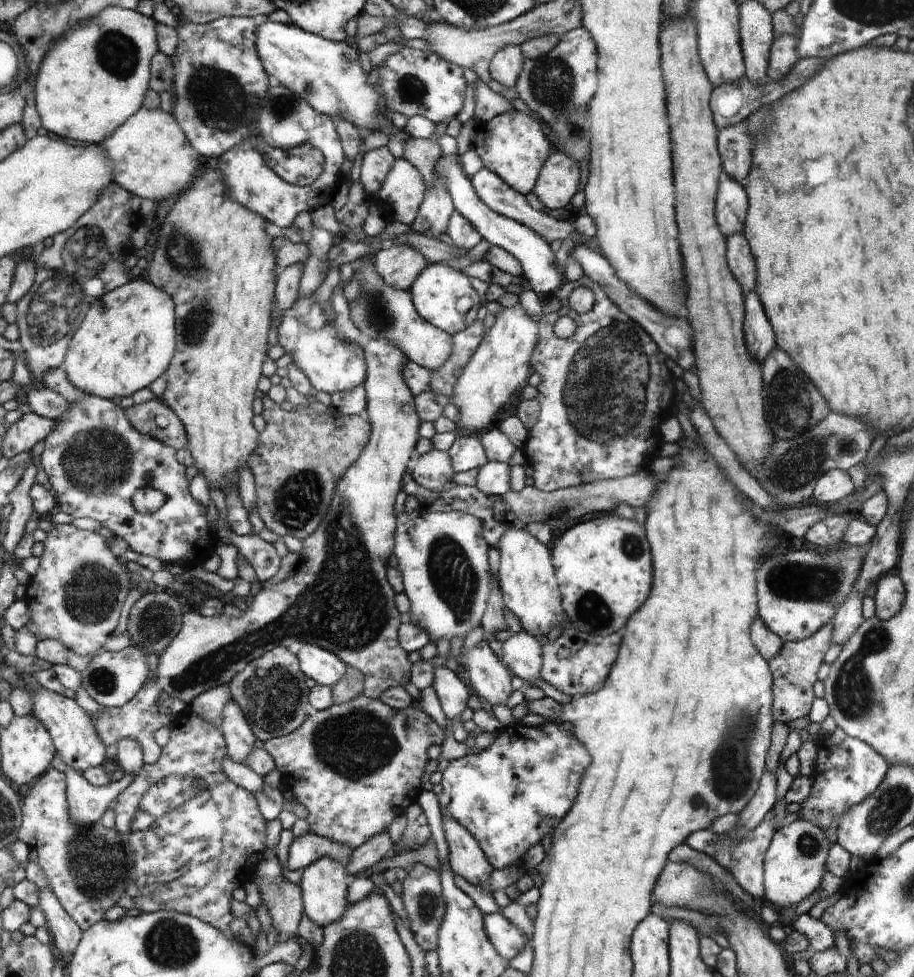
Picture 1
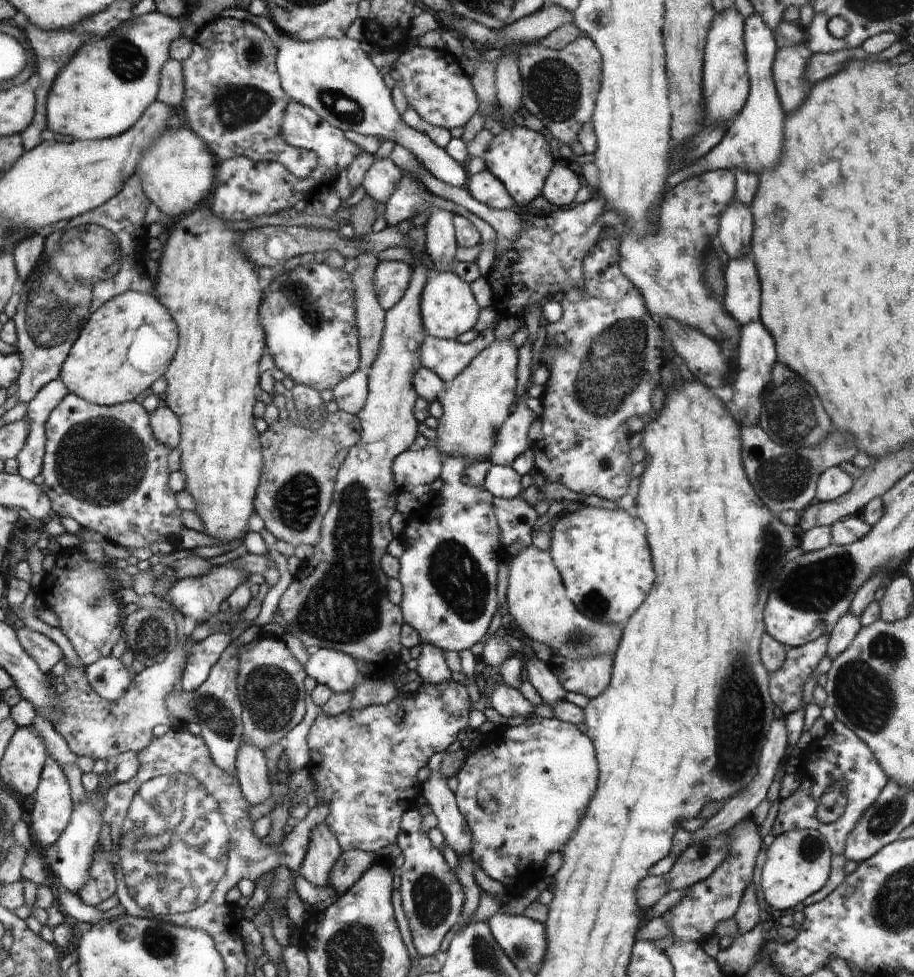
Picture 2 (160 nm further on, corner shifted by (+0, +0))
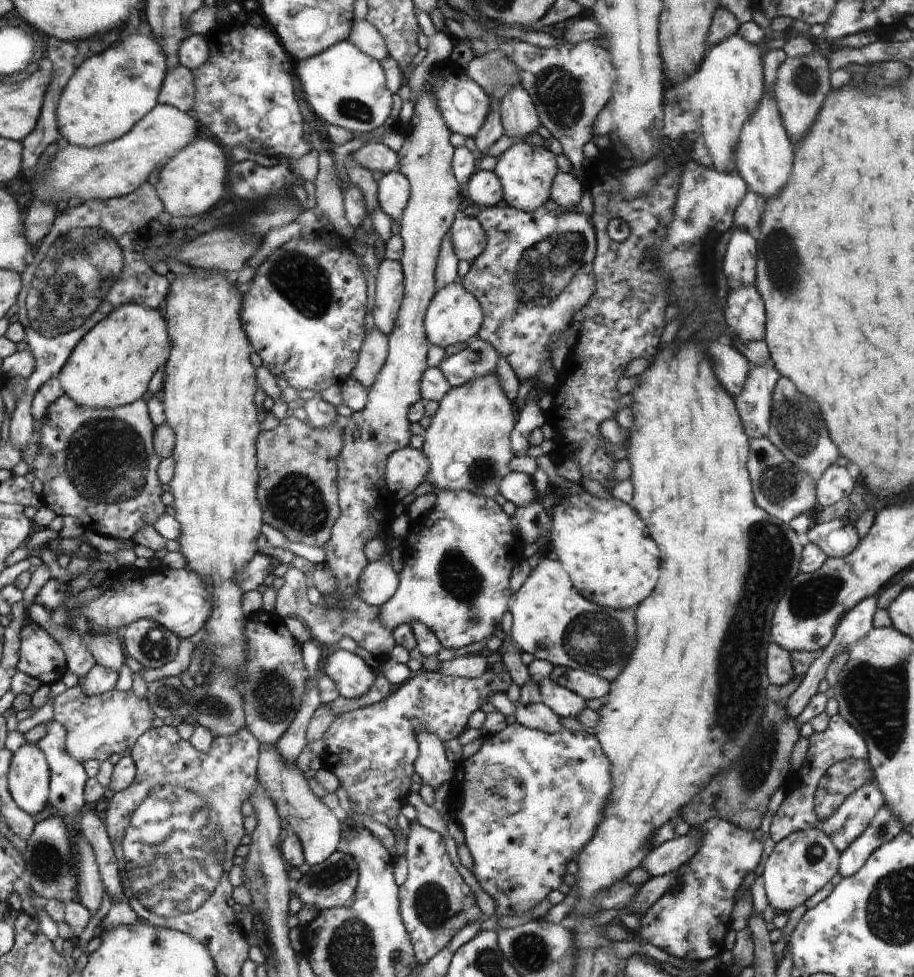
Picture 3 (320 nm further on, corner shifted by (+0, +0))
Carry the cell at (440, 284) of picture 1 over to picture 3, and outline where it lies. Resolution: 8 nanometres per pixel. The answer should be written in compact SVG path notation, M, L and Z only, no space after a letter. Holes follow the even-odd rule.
M455 283L437 290L425 314L425 333L429 337L430 345L444 349L468 342L472 336L476 336L478 330L481 330L482 324L484 311L480 308L480 303L464 286Z

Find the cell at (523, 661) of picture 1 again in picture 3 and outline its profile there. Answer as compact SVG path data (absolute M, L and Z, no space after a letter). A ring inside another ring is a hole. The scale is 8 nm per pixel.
M549 678L543 680L538 688L541 690L541 702L549 706L559 717L577 716L586 710L586 700L571 690L561 687Z

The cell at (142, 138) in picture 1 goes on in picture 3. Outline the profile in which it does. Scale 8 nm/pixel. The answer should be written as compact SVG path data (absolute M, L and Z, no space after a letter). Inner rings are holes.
M198 137L160 169L155 189L163 202L163 210L172 216L186 218L208 212L224 198L228 162L222 149L216 142Z

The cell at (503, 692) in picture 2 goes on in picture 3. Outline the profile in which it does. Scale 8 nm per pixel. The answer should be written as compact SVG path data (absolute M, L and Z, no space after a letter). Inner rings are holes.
M514 702L516 706L516 720L522 726L546 731L548 734L559 733L565 726L559 717L549 706L544 703L532 703L529 705Z

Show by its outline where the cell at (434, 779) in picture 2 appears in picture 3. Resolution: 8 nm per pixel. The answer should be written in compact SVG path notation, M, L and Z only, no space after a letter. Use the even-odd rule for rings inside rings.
M422 726L421 732L416 735L420 746L414 766L423 783L435 789L443 782L450 781L456 763L446 759L444 743L439 740L437 734L431 733Z

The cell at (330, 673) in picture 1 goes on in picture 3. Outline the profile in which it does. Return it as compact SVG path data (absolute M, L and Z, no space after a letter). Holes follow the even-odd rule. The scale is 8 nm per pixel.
M343 649L327 652L320 661L322 672L338 687L342 697L357 699L369 692L376 682L374 671L356 653Z

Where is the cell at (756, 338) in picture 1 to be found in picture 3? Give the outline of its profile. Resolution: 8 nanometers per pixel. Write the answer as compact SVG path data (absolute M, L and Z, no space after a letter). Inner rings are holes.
M772 360L759 367L752 366L744 390L736 396L738 410L742 410L742 422L746 422L746 434L750 434L752 440L768 434L772 421L773 394L781 377Z

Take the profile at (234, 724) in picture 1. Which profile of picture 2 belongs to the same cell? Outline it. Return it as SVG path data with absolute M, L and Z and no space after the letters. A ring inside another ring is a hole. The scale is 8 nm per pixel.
M241 740L235 758L235 776L244 798L251 804L262 804L271 798L272 783L268 779L268 767L264 752Z

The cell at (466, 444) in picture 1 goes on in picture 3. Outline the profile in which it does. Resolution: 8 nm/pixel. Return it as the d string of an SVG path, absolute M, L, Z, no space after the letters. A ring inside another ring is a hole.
M438 489L435 493L437 497L434 508L413 520L412 527L403 540L406 549L404 567L398 574L396 592L381 606L380 616L381 622L390 631L404 623L421 622L436 635L441 646L455 651L491 636L506 614L508 600L512 596L508 580L510 572L516 566L516 562L512 562L516 544L514 536L510 534L510 520L494 499L473 495L467 490Z

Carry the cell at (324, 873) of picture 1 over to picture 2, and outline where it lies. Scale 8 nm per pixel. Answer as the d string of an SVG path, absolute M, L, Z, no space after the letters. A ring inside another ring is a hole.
M320 821L310 831L307 851L299 868L300 874L314 885L328 886L341 851L337 835L324 821Z

